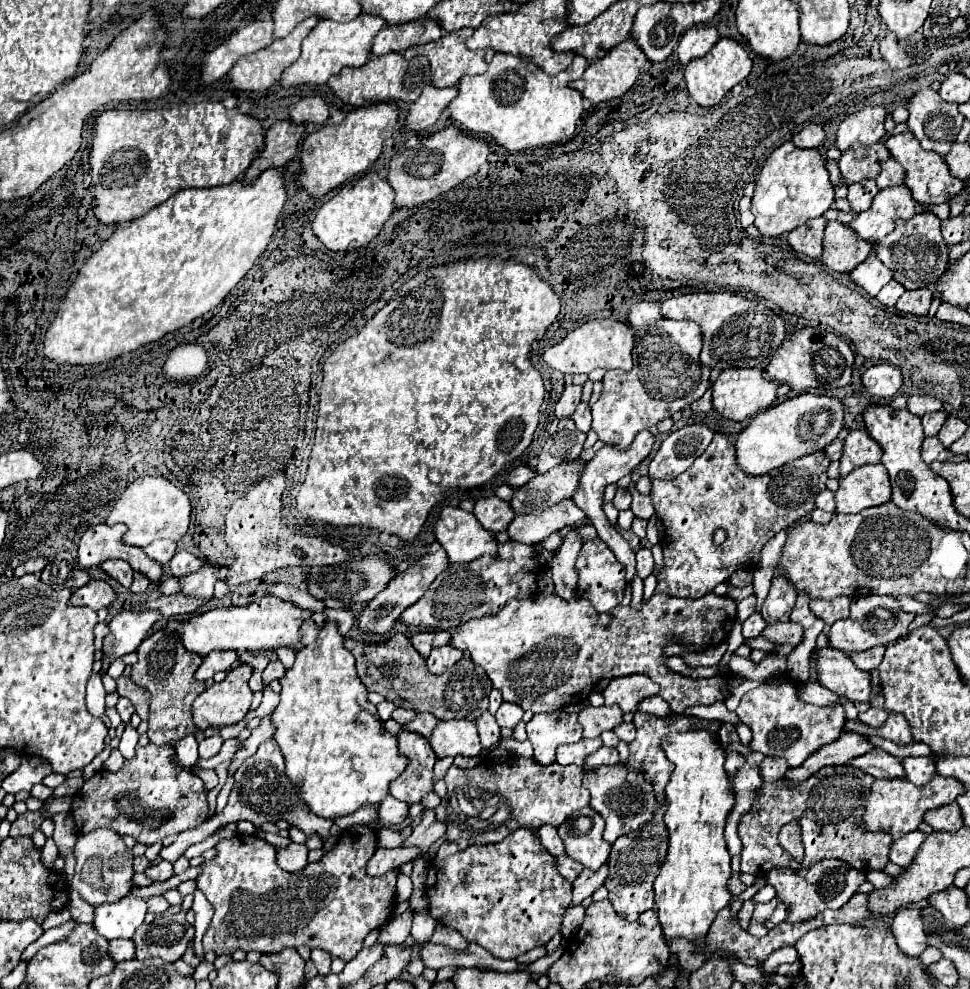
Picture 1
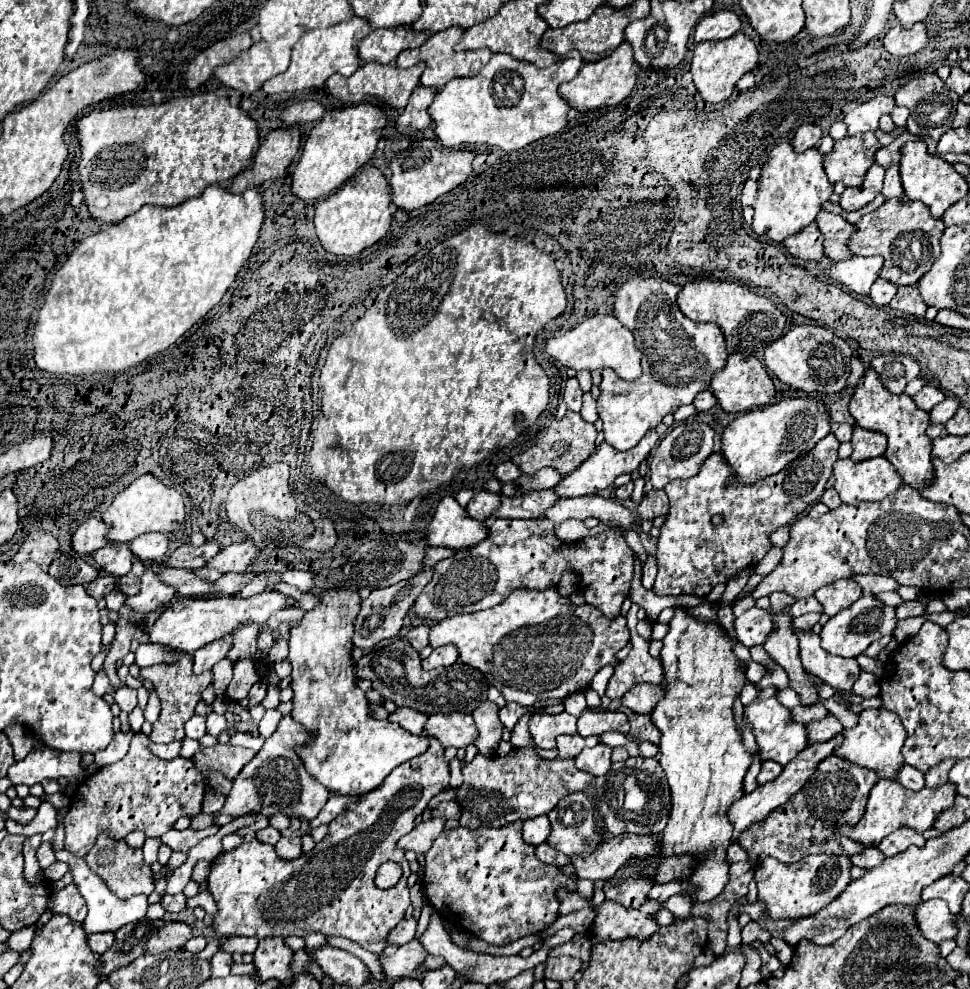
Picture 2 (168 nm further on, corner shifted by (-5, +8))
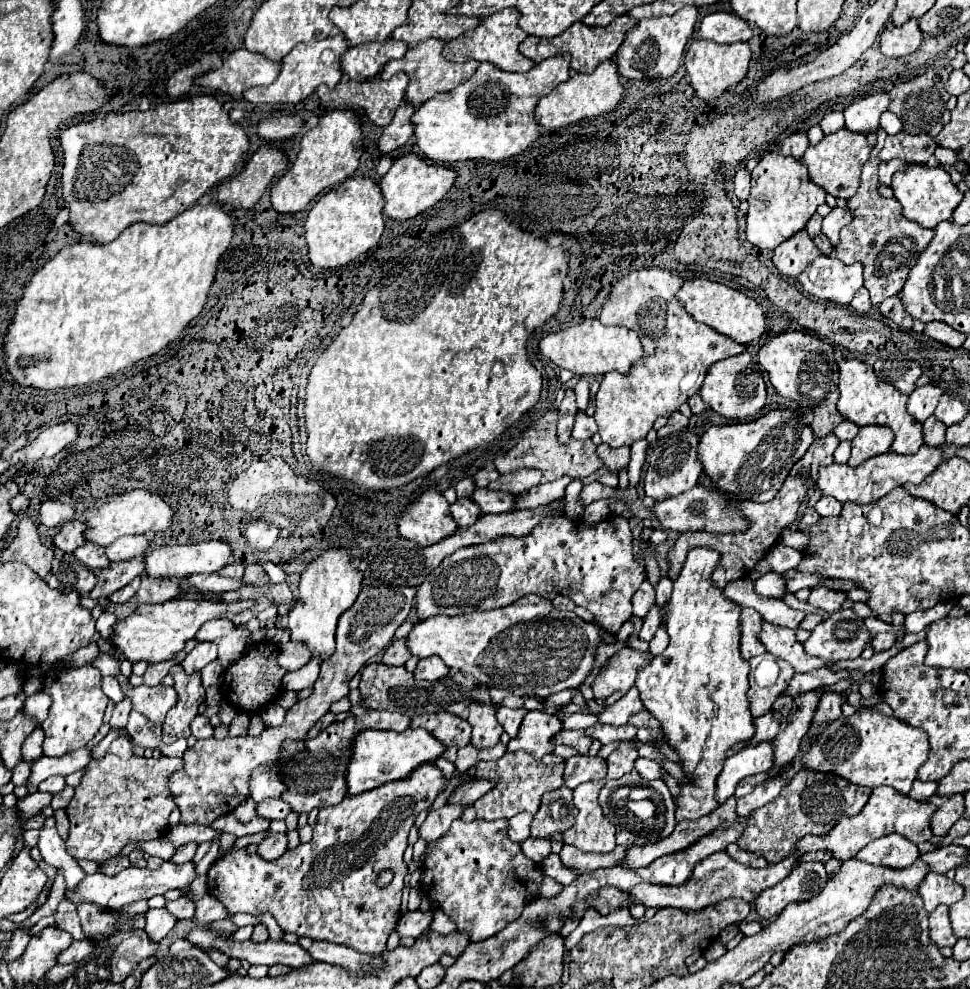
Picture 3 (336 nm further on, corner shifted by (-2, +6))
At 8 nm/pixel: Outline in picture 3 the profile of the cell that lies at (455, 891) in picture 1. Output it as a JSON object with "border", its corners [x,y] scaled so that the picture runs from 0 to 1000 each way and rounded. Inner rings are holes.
{"border":[[[469,829],[463,837],[463,843],[442,853],[442,866],[436,876],[436,900],[440,906],[448,908],[453,918],[471,934],[471,940],[484,942],[488,952],[506,948],[514,944],[525,932],[533,930],[539,922],[539,916],[554,908],[560,882],[552,872],[545,872],[537,861],[537,855],[527,851],[523,845],[523,829],[488,829],[477,831]]]}

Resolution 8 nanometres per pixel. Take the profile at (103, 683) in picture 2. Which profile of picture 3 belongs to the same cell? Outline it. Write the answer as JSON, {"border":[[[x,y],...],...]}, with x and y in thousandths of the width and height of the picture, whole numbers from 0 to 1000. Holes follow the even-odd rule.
{"border":[[[106,686],[106,700],[114,710],[123,710],[127,706],[127,700],[119,686]]]}

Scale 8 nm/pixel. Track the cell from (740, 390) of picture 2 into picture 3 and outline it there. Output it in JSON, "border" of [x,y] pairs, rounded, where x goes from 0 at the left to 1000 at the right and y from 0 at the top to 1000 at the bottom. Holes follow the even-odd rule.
{"border":[[[772,356],[741,364],[731,372],[721,398],[739,419],[747,423],[774,425],[789,411],[789,386],[787,386],[785,372],[780,370],[778,362]]]}

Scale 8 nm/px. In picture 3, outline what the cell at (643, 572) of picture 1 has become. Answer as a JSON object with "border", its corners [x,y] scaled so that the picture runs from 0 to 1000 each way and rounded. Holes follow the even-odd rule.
{"border":[[[665,586],[653,603],[653,623],[665,627],[665,621],[669,621],[673,611],[675,611],[675,595],[669,590],[669,586]]]}

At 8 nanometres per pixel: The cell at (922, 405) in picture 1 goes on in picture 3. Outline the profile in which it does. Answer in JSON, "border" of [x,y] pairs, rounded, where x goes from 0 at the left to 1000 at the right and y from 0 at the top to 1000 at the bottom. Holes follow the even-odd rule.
{"border":[[[962,388],[943,392],[941,398],[937,400],[935,417],[937,417],[939,421],[943,421],[943,425],[954,427],[954,425],[964,417],[970,398],[972,398],[972,394],[970,394],[968,390],[962,390]]]}

